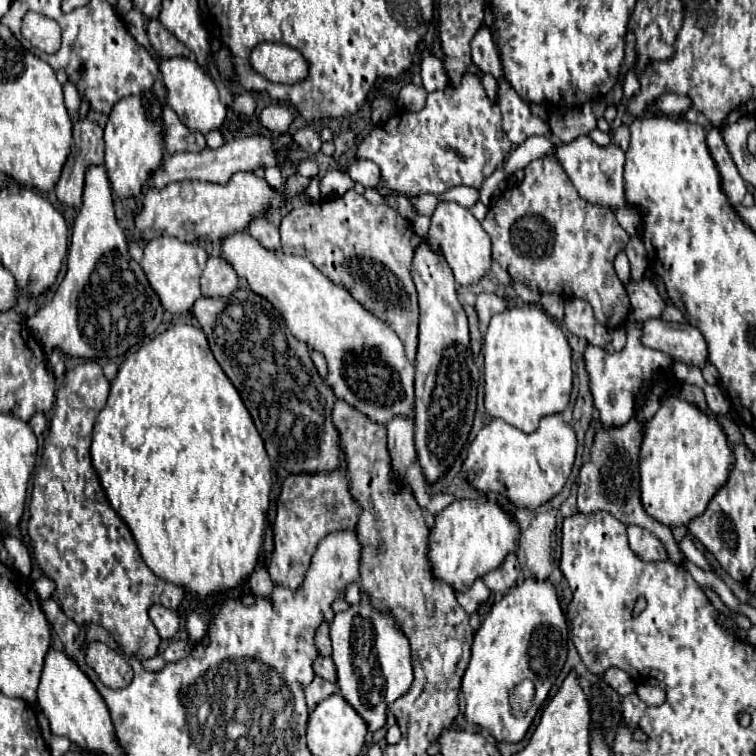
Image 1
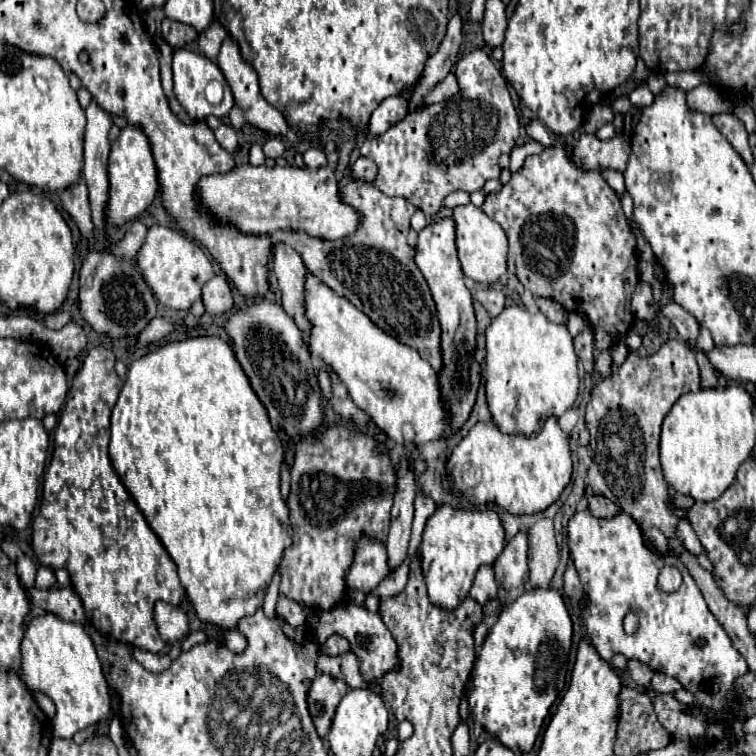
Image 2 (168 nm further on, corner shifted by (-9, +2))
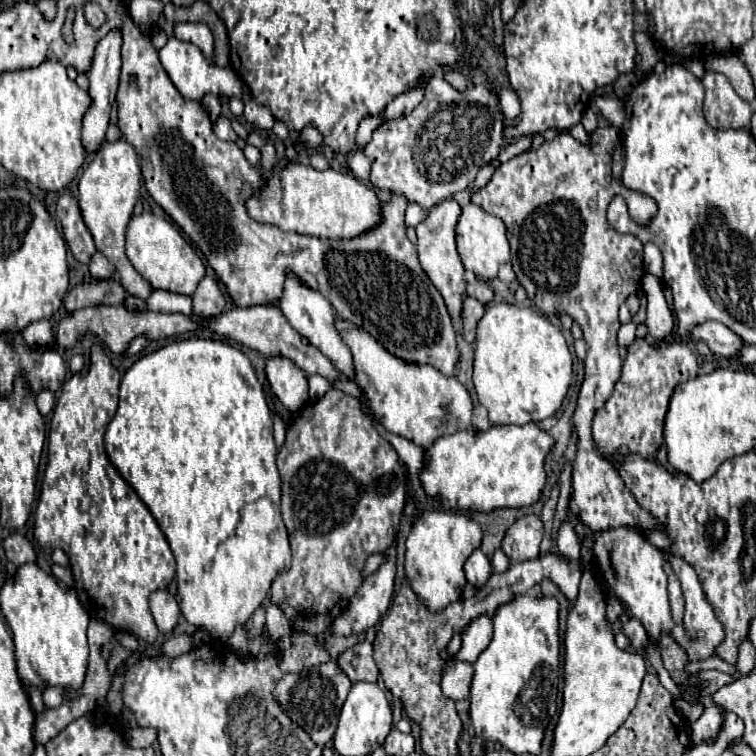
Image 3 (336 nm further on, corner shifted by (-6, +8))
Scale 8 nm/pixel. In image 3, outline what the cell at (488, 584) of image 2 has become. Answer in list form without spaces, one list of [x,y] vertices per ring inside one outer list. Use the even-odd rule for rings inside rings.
[[[481,549],[473,551],[473,555],[465,563],[465,577],[473,587],[483,587],[491,577],[491,561],[483,555]]]

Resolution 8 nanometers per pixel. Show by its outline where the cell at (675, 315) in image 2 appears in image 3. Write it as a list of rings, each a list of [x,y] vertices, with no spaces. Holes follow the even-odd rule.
[[[705,321],[693,327],[691,339],[705,341],[709,349],[719,357],[735,357],[739,347],[743,345],[743,339],[739,335],[735,335],[723,323],[717,321]]]

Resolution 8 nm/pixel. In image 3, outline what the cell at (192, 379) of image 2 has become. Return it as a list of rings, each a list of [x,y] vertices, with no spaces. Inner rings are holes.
[[[183,339],[169,343],[165,347],[159,347],[157,351],[143,355],[137,359],[131,369],[121,379],[121,395],[119,395],[119,409],[113,417],[113,421],[107,427],[105,433],[105,451],[111,459],[111,463],[117,467],[121,477],[137,491],[139,499],[149,507],[151,515],[159,523],[161,531],[167,537],[167,543],[175,555],[177,561],[177,591],[181,597],[181,611],[185,619],[195,625],[203,627],[211,633],[211,637],[217,637],[217,641],[225,643],[233,629],[237,625],[245,625],[253,611],[261,605],[261,601],[267,597],[271,581],[281,569],[289,567],[291,561],[291,549],[289,535],[285,529],[285,523],[281,519],[281,479],[275,465],[277,447],[273,443],[273,419],[267,409],[267,401],[263,395],[263,389],[255,377],[255,371],[245,357],[241,349],[231,347],[229,343],[215,341],[215,339]]]

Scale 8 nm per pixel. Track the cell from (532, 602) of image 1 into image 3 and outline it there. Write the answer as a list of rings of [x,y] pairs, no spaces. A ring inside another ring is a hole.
[[[517,595],[501,605],[493,619],[491,643],[473,663],[469,713],[475,733],[501,743],[515,755],[537,755],[543,733],[557,711],[559,669],[557,599]]]

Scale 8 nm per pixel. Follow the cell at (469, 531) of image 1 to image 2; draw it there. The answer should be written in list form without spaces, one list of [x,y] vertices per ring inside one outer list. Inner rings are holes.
[[[438,507],[426,521],[420,545],[420,565],[428,587],[428,599],[442,609],[456,609],[466,597],[480,565],[492,565],[504,549],[504,527],[498,513]]]

